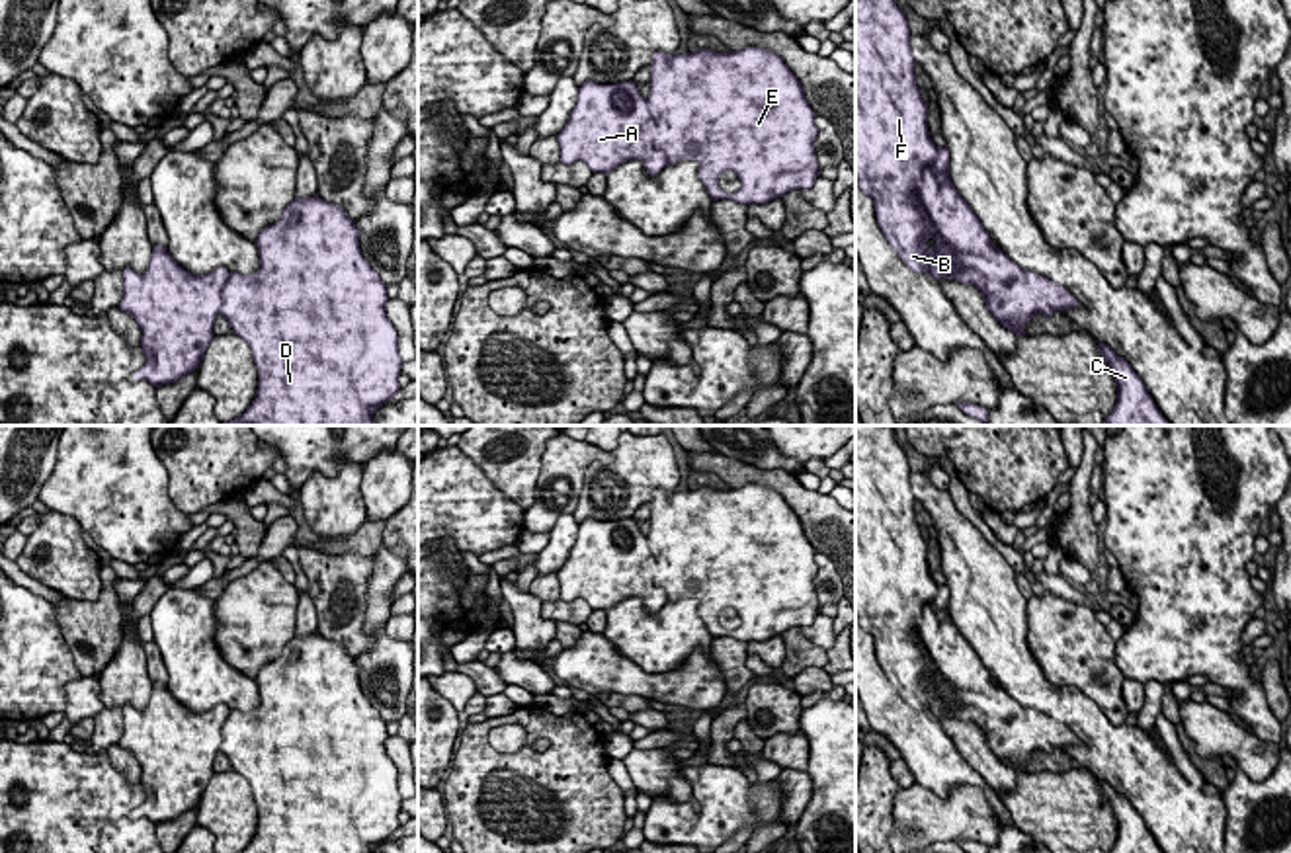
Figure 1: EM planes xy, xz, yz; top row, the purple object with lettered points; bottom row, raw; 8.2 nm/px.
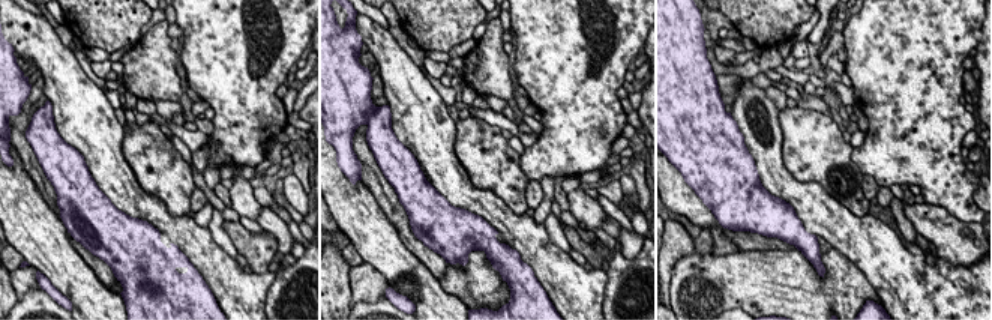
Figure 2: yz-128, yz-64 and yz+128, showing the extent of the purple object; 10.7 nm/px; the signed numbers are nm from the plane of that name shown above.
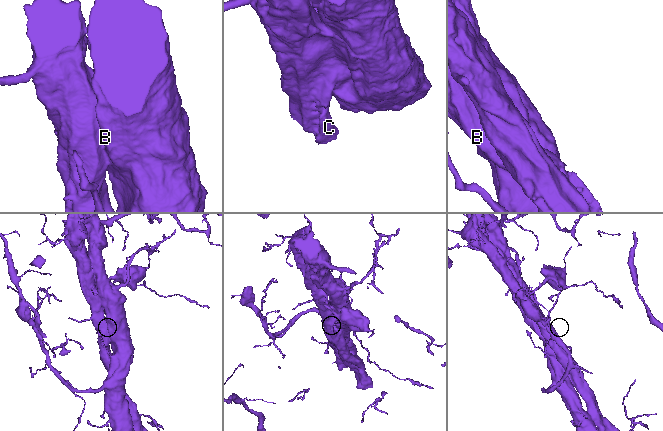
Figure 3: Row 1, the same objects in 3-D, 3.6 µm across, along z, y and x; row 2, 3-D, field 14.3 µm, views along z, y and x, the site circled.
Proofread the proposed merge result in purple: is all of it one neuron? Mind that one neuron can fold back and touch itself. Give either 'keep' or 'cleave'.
cleave

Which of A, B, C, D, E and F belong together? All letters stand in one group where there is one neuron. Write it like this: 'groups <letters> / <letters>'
groups A C / B D E F

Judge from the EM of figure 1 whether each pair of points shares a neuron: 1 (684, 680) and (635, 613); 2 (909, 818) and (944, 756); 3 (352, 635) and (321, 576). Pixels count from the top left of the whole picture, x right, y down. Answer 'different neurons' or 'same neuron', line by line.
1: different neurons
2: different neurons
3: same neuron

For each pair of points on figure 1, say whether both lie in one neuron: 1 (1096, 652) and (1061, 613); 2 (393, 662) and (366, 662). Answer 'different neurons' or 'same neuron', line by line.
1: same neuron
2: same neuron

